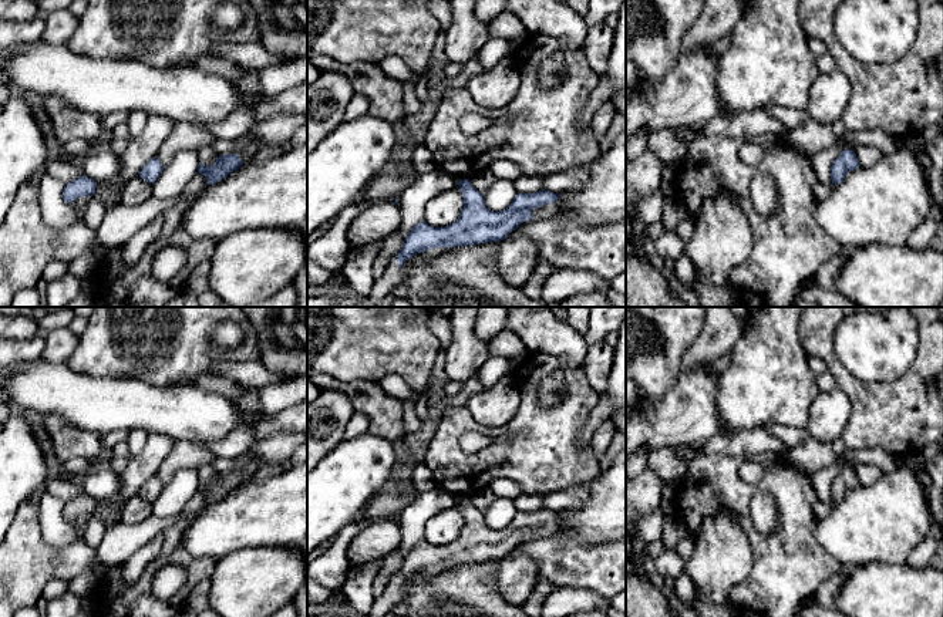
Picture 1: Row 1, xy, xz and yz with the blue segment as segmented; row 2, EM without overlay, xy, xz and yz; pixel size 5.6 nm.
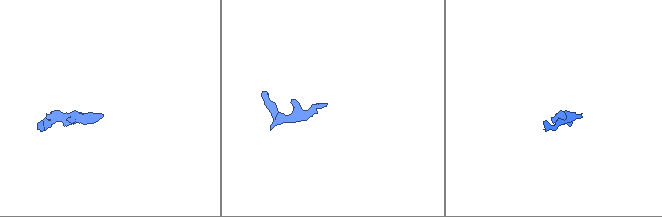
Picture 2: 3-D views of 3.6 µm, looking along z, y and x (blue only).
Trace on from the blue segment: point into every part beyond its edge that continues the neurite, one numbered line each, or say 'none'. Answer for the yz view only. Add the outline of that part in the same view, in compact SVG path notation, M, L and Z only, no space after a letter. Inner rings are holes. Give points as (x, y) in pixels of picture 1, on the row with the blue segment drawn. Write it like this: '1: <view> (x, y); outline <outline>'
none

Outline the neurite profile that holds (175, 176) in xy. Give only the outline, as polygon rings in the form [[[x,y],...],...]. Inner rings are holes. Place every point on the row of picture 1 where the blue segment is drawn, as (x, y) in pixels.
[[[176,152],[155,181],[154,196],[158,199],[174,199],[181,196],[189,181],[196,175],[198,166],[199,158],[196,152]]]

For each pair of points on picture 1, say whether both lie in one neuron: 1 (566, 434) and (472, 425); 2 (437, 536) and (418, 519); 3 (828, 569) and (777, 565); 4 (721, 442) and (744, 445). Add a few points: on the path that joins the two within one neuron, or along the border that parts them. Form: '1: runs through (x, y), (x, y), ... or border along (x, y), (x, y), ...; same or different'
1: runs through (544, 434), (531, 430), (495, 432); same
2: border along (453, 506), (435, 512), (427, 521), (423, 538); different
3: runs through (815, 566), (790, 566); same
4: runs through (727, 444), (738, 444); same

